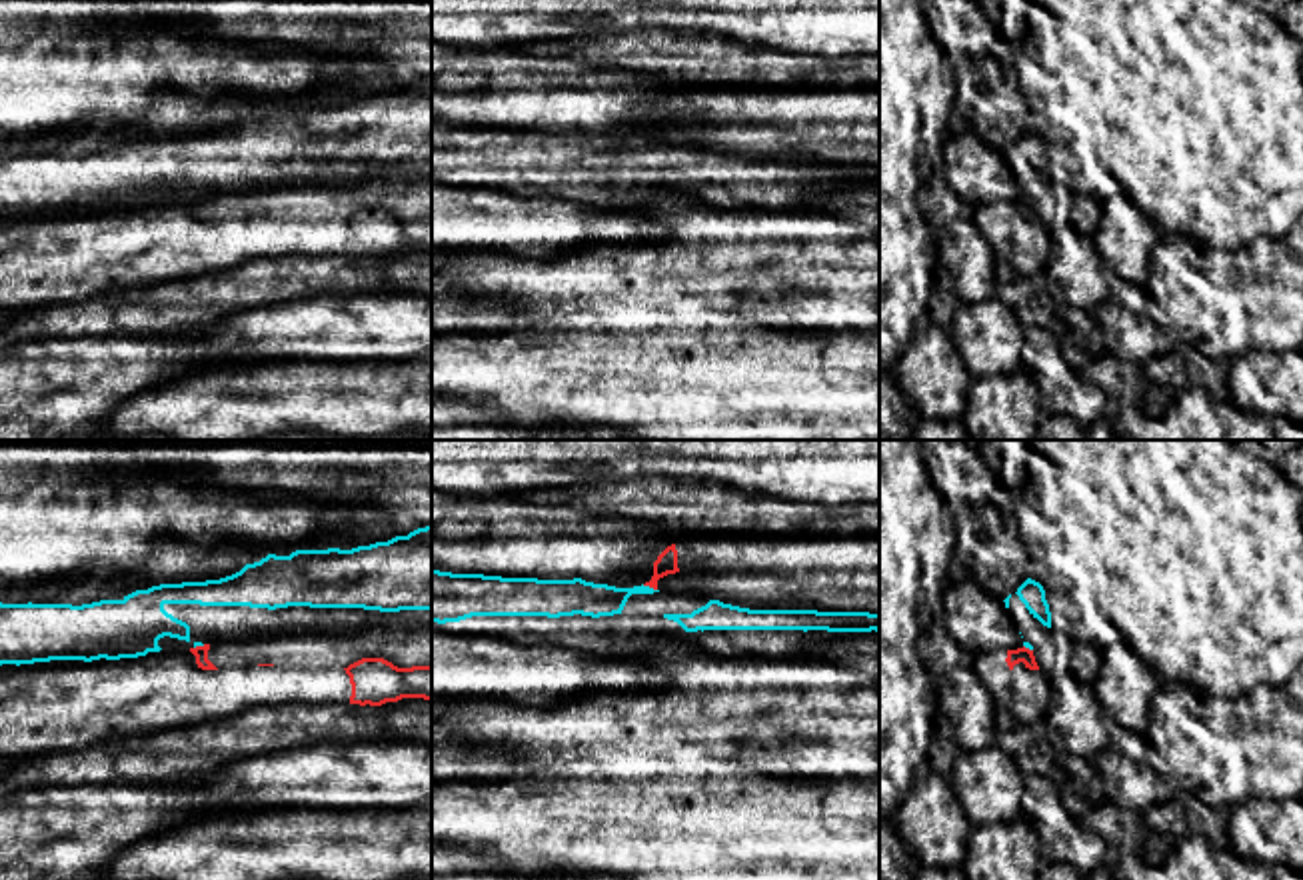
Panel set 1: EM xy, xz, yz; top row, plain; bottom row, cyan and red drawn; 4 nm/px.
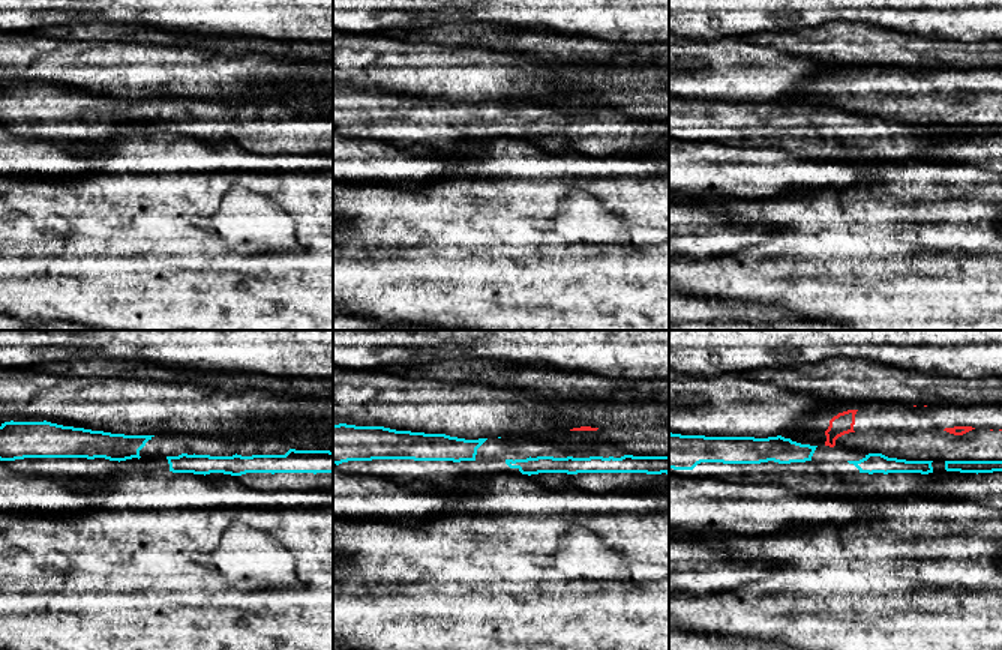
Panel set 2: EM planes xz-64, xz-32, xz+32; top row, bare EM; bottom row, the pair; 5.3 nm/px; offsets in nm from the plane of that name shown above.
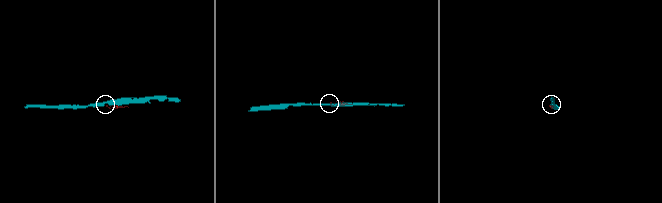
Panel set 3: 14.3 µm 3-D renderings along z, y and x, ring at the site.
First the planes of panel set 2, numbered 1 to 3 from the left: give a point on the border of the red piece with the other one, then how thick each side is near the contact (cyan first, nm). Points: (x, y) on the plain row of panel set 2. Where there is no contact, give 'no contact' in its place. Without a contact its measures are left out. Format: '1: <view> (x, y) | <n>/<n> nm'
1: no contact
2: no contact
3: no contact

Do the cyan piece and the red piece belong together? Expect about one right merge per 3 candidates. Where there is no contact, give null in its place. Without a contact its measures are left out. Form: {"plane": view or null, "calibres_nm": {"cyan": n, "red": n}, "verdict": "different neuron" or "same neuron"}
{"plane": "xz", "calibres_nm": {"cyan": 140, "red": 90}, "verdict": "different neuron"}

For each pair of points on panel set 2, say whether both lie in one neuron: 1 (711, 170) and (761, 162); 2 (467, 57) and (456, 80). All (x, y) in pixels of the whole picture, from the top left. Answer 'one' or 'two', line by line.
1: one
2: one

